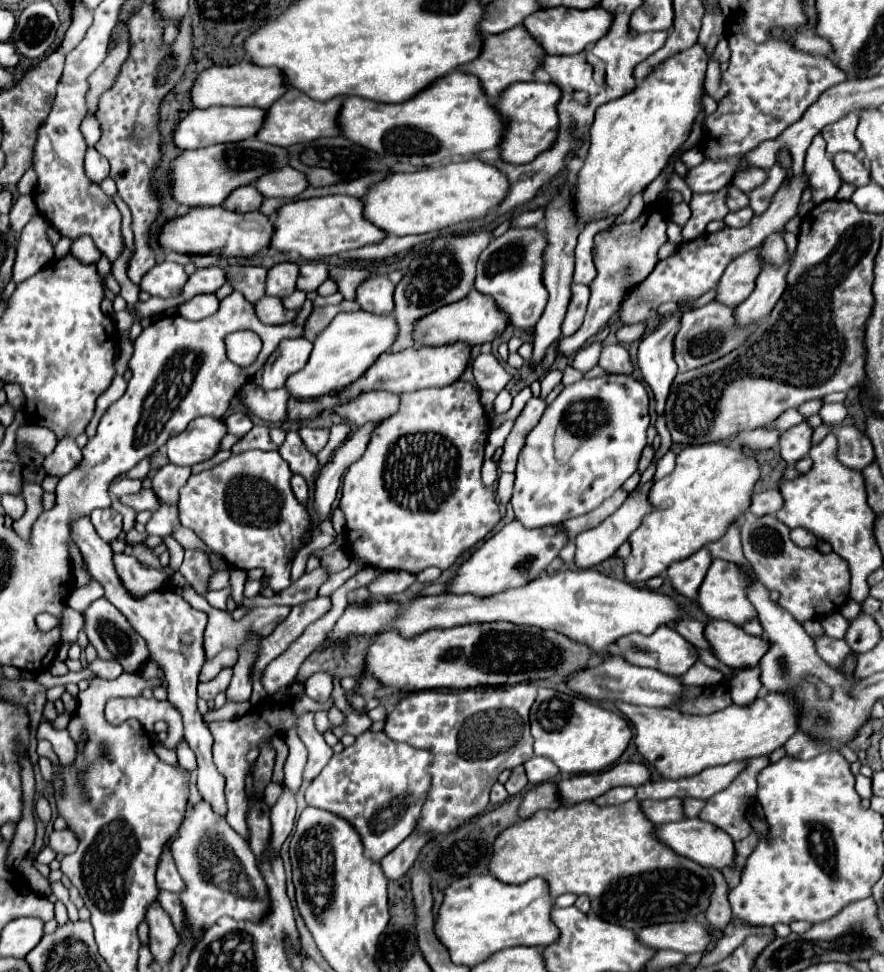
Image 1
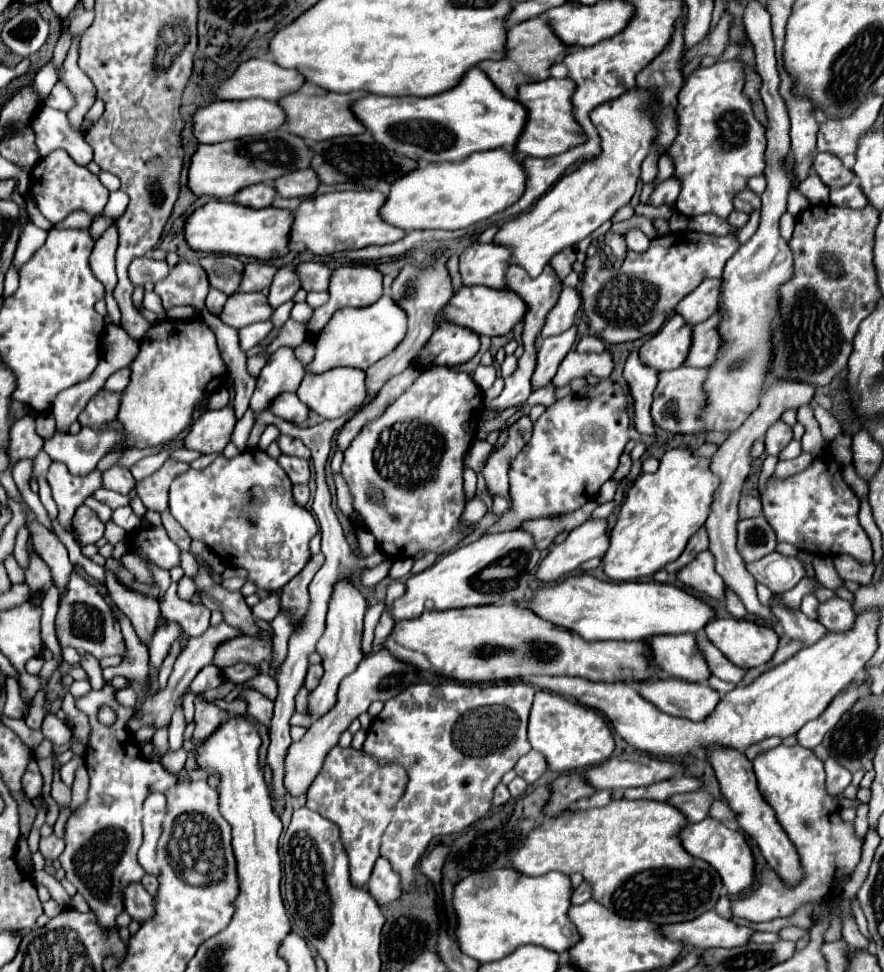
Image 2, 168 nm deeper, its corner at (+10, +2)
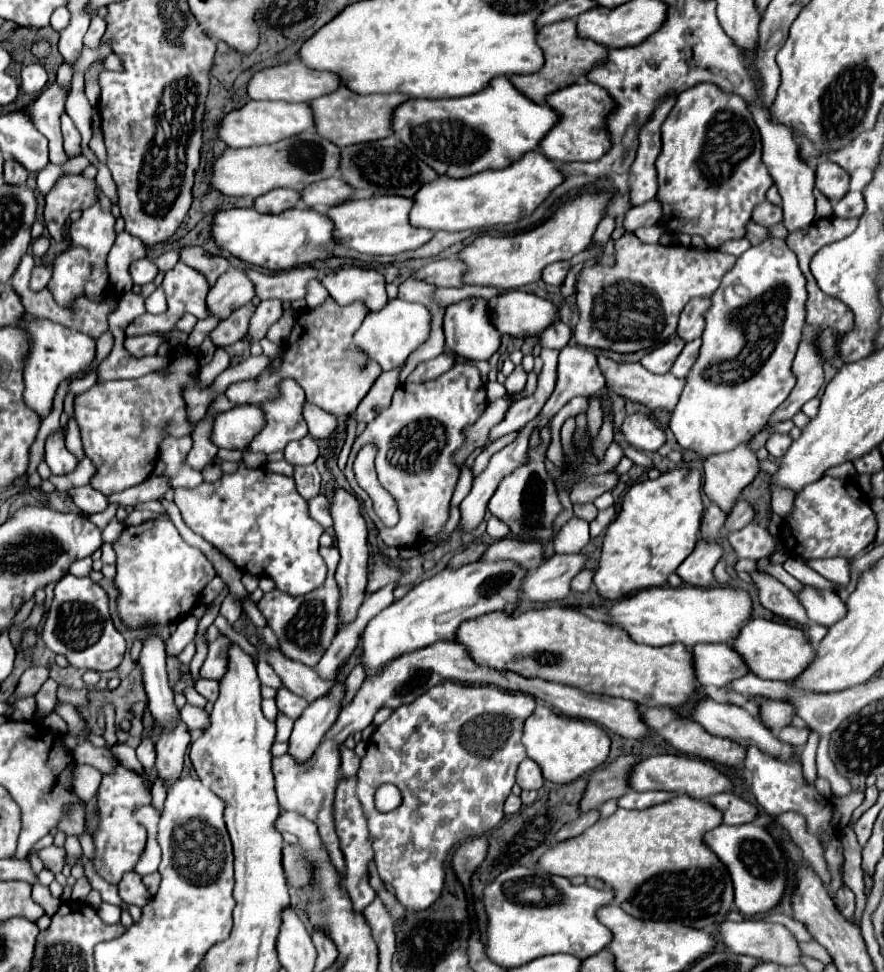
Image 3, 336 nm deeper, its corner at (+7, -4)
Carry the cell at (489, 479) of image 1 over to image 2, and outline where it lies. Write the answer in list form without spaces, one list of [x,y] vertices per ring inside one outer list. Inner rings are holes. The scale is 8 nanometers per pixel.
[[[474,495],[474,497],[466,503],[462,521],[466,521],[466,523],[478,523],[478,521],[486,515],[486,511],[488,511],[488,507],[482,503],[482,499],[480,499],[478,495]]]

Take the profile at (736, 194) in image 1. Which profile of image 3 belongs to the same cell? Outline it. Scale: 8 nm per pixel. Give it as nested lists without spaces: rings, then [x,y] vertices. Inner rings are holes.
[[[761,203],[753,211],[753,221],[763,227],[773,227],[781,223],[781,219],[783,219],[783,211],[779,205],[773,205],[773,203]]]

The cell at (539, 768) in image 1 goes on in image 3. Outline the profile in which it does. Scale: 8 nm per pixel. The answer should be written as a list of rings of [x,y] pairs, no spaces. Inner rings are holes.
[[[531,759],[521,761],[521,765],[517,769],[517,785],[521,789],[541,789],[543,783],[545,783],[545,779],[541,775],[539,765]]]

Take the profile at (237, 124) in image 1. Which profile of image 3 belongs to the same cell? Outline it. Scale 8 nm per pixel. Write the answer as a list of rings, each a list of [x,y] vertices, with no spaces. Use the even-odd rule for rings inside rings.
[[[249,101],[241,109],[231,111],[219,129],[221,139],[229,147],[253,147],[253,145],[269,145],[273,141],[281,141],[285,137],[293,137],[297,133],[309,131],[315,127],[313,111],[307,103],[285,103],[285,101]]]

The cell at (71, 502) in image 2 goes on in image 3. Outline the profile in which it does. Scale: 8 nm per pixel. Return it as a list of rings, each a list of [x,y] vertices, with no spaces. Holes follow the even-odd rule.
[[[59,427],[45,441],[45,461],[51,467],[53,475],[71,473],[77,465],[75,455],[71,455],[65,447],[65,435],[67,435],[67,427]]]

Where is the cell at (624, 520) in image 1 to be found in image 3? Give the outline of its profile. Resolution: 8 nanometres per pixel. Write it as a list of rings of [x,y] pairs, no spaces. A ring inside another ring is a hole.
[[[553,555],[521,583],[521,597],[533,603],[561,601],[569,595],[571,579],[583,569],[583,555]]]

